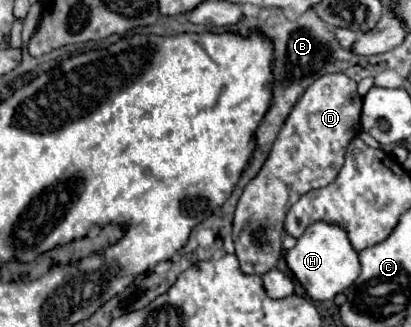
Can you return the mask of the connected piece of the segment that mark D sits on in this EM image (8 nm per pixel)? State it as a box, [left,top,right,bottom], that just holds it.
[234,73,362,275]

